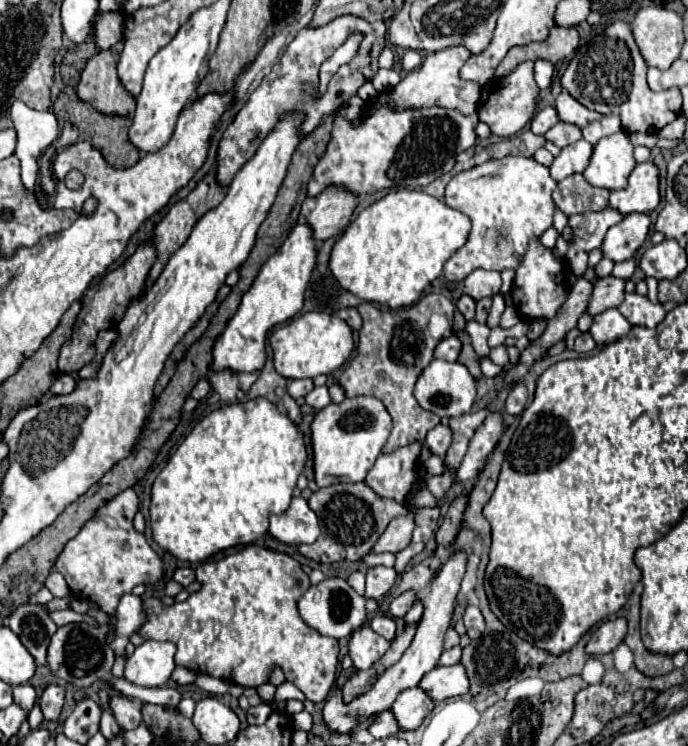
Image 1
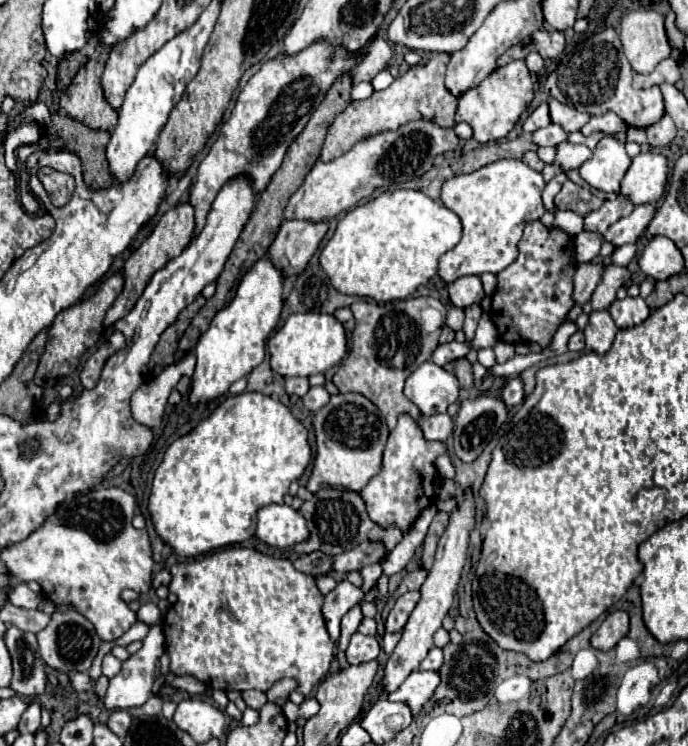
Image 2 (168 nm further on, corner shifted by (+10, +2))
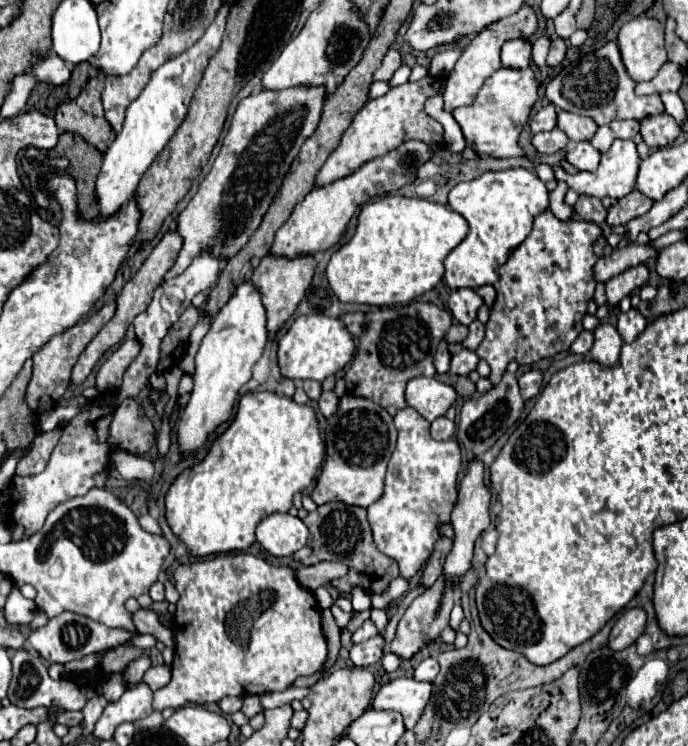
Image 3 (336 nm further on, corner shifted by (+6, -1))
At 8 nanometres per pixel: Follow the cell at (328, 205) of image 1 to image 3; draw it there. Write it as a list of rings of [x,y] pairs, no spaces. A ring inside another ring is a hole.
[[[265,257],[259,267],[253,271],[249,283],[261,293],[261,303],[265,305],[267,311],[267,333],[269,337],[277,333],[285,321],[295,313],[299,301],[305,297],[311,279],[313,279],[313,269],[317,261],[313,257],[297,257],[297,259],[281,259],[281,257]]]

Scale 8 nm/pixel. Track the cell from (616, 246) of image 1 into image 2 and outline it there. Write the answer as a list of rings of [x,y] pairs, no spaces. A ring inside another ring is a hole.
[[[649,204],[635,206],[629,216],[617,220],[615,224],[611,224],[607,228],[607,232],[603,234],[603,240],[611,242],[615,248],[623,246],[623,244],[637,242],[639,236],[643,234],[643,230],[649,226],[653,214],[655,214],[655,208]]]

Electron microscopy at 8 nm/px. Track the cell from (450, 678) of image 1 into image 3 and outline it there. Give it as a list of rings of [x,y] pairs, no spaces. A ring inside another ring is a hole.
[[[397,677],[377,691],[371,707],[377,711],[383,709],[399,711],[403,715],[405,729],[413,729],[429,697],[431,697],[431,683],[417,681],[411,677]]]

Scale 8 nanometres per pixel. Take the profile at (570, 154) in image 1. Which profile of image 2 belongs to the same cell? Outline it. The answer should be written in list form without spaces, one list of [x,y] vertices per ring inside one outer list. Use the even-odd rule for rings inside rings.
[[[561,142],[557,146],[557,156],[551,164],[545,164],[541,172],[546,183],[555,178],[559,172],[567,172],[571,168],[579,168],[585,160],[591,158],[591,150],[585,144]]]

